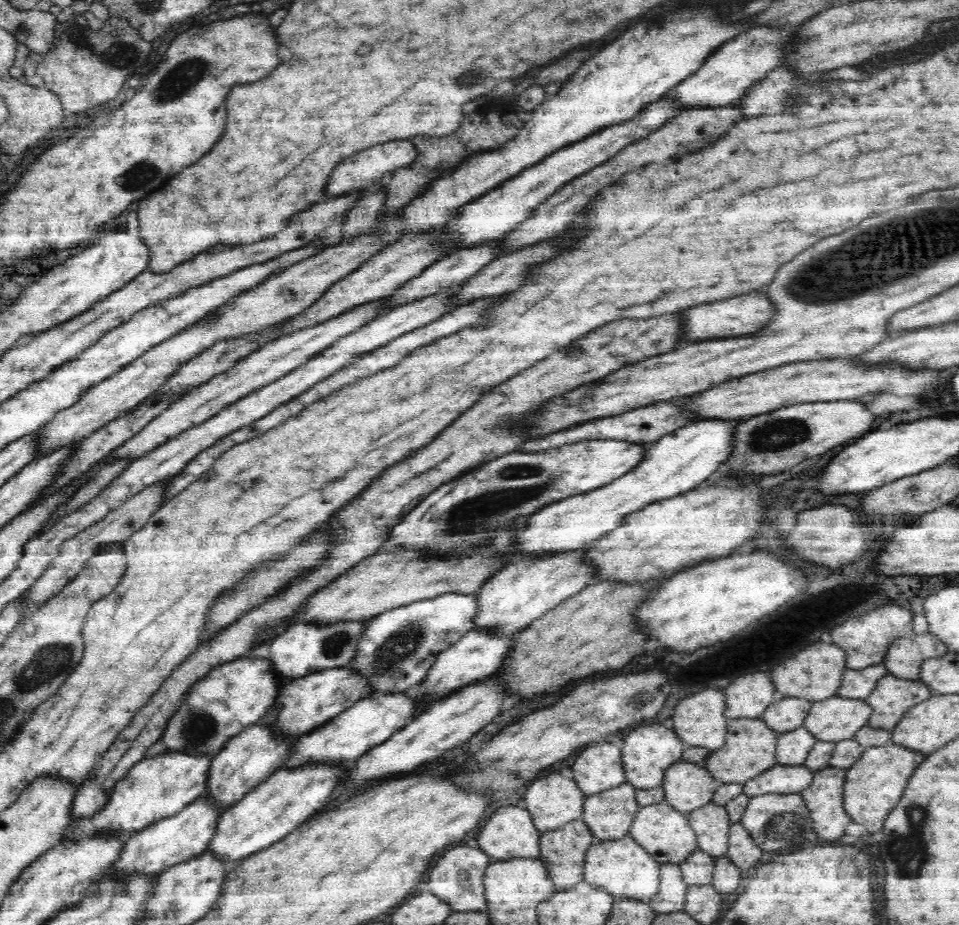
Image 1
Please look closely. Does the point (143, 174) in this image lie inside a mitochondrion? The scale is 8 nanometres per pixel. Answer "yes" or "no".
yes

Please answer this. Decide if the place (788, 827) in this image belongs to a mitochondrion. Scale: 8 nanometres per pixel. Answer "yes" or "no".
yes

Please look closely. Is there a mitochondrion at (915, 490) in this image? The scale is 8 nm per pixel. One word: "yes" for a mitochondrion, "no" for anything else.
yes

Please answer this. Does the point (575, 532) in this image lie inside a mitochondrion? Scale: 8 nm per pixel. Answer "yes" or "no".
no

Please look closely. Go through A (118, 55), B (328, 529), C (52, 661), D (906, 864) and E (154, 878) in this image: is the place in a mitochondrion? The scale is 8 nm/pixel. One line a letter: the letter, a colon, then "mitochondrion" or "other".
A: mitochondrion
B: other
C: mitochondrion
D: mitochondrion
E: other

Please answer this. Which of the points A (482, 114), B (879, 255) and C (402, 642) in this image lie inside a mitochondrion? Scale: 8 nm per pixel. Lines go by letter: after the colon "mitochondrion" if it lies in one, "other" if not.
A: mitochondrion
B: mitochondrion
C: mitochondrion

